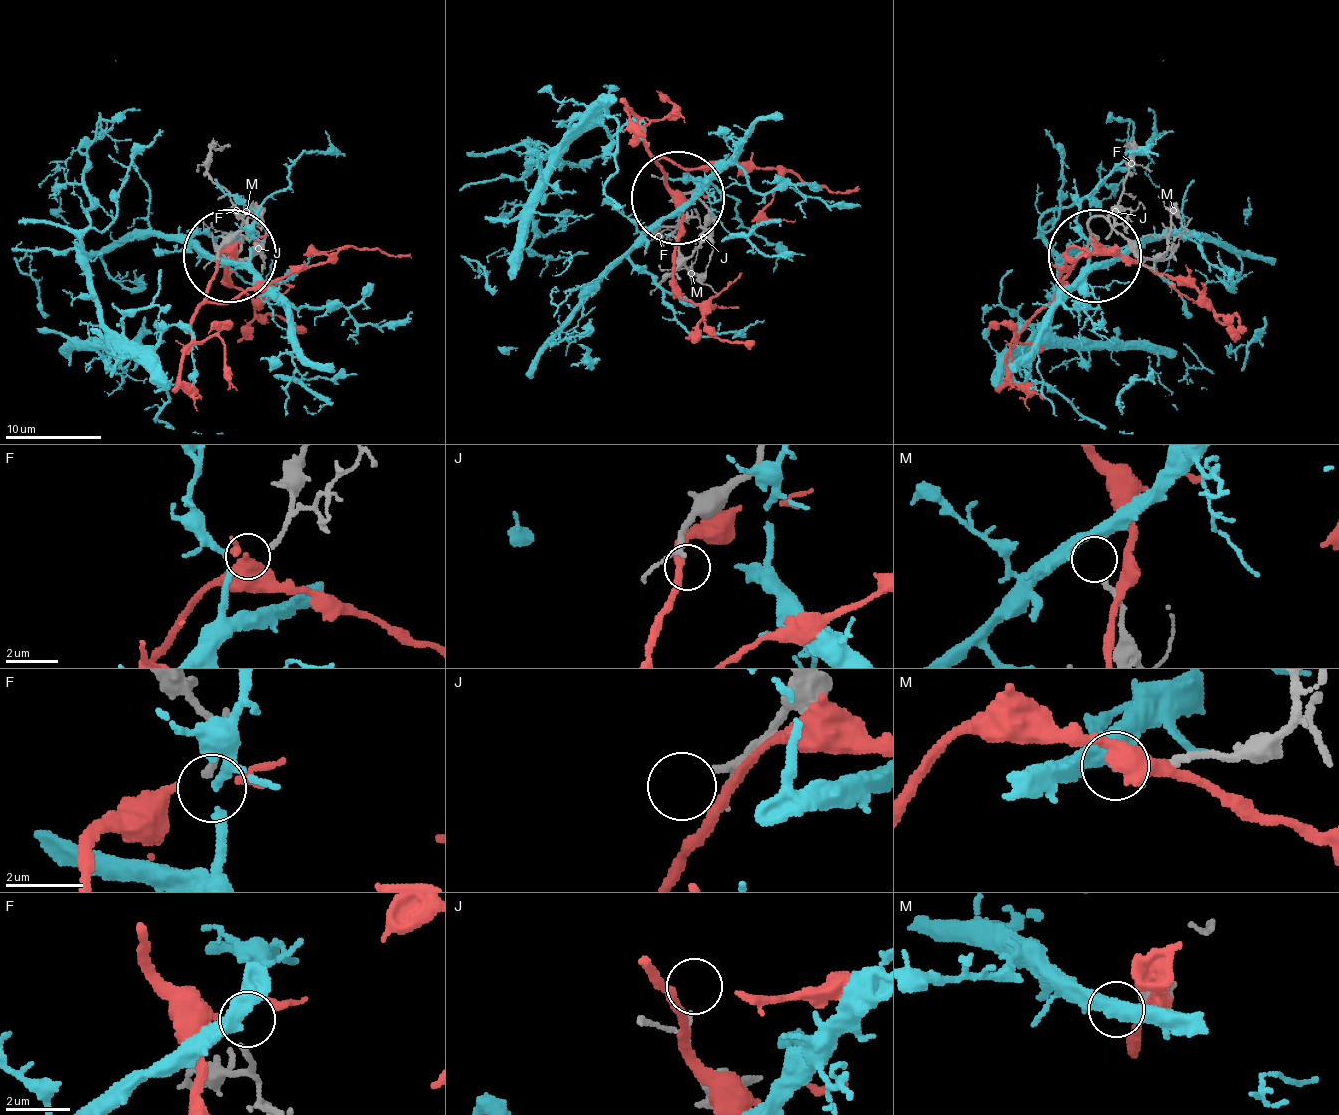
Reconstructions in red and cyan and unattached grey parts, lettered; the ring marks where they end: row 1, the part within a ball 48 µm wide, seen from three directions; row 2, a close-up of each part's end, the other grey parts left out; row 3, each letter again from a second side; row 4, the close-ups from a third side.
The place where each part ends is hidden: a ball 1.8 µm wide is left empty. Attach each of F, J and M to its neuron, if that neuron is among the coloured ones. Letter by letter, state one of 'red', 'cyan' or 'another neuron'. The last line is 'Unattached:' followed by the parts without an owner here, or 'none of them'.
F: cyan
J: another neuron
M: another neuron
Unattached: J, M

